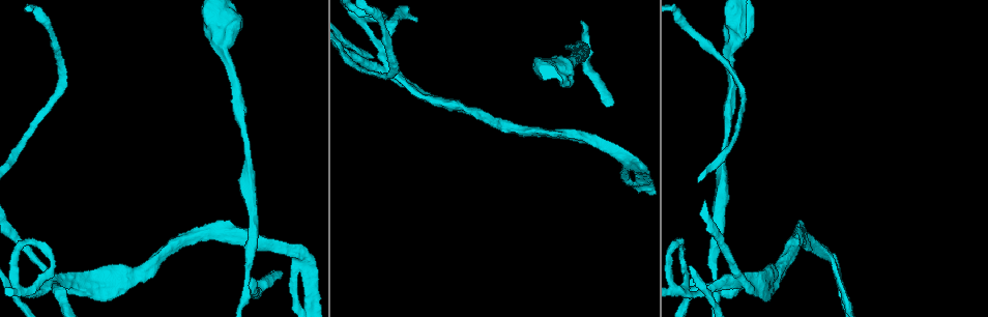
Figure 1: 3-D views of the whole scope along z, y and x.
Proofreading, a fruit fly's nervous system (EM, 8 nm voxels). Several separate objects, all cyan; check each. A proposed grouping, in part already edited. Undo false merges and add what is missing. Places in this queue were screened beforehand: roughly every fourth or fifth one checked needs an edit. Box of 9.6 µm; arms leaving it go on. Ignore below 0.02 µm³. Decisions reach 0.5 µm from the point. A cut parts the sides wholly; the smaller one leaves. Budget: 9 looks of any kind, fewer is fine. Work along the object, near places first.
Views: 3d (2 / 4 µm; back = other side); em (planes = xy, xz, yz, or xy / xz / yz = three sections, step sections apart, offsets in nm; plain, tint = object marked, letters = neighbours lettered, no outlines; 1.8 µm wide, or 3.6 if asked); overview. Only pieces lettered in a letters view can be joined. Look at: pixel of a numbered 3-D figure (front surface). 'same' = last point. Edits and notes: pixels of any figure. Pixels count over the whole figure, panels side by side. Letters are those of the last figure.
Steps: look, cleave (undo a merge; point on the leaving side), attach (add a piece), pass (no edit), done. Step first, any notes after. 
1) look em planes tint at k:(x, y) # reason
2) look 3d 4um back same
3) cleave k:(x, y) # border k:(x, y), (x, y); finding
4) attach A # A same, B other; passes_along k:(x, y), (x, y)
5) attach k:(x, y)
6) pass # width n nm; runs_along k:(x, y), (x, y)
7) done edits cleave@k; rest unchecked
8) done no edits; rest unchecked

look 3d 2um at 1:(628, 161) # sharp bend

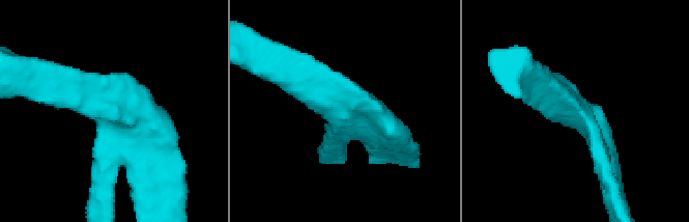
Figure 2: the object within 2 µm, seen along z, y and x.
look em planes letters at 2:(120, 105) # shape alone is not enough

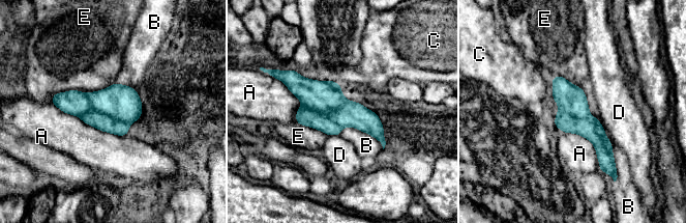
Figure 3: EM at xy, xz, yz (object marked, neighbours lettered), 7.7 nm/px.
pass # longest_contact B 700 nm; A other, B other, C other, D other, E other; runs_along 3:(557, 78), (606, 165); one neuron here

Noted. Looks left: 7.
look em yz step 4 tint at 1:(449, 102) # branch point

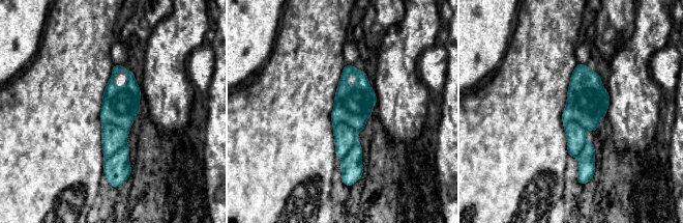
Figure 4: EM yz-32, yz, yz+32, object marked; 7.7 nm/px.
look em yz step 4 letters same # see the neighbours

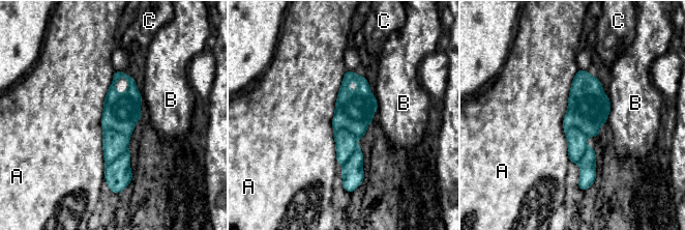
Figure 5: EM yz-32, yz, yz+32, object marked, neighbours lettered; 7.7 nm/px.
pass # A other, B other, C other; border 5:(115, 70), (101, 118), (103, 178); continuous, no second neuron

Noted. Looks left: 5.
look 3d 2um at 1:(255, 290) # sharp bend

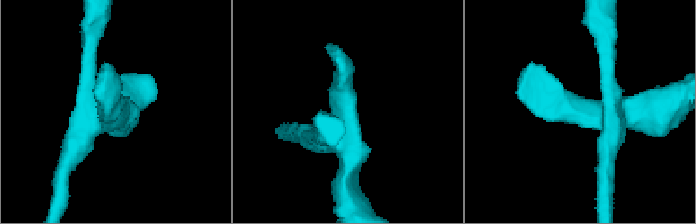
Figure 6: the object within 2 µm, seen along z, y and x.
look em planes letters at 6:(339, 142)

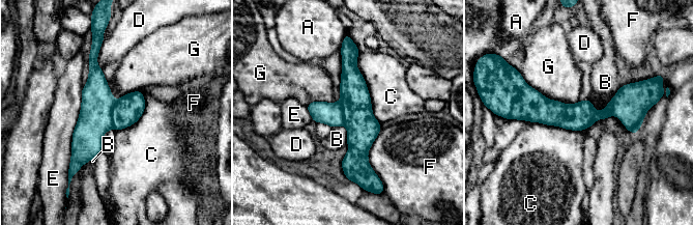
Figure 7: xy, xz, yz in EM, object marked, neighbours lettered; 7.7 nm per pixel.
cleave 7:(126, 111) # width 200 nm; A other, B other, C other, D other, E other, F other, G other; part_leaving 7:(353, 53), (356, 160), (350, 177); two neurons meet here

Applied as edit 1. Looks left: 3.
look 3d 2um at 1:(739, 278) # three-way junction

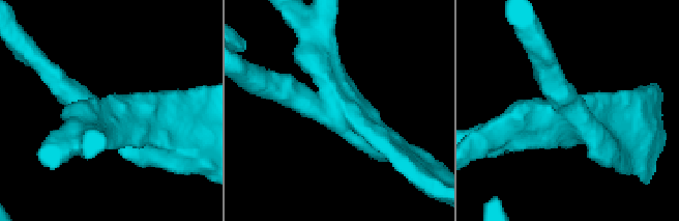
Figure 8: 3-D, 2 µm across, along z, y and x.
look em 3.6um planes letters at 8:(342, 109) # arms 3; arm_widths 220, 220, 240 nm; now the EM

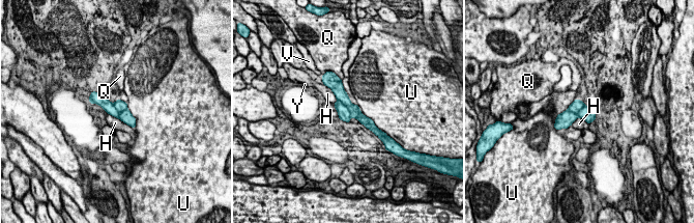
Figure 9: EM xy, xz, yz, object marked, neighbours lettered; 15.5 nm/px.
pass # width 260 nm; H other, Q other, U other, V other, Y other; runs_along 9:(333, 84), (343, 100), (371, 127); continuous, no second neuron

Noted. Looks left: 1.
done edits cleave@7; rest unchecked

